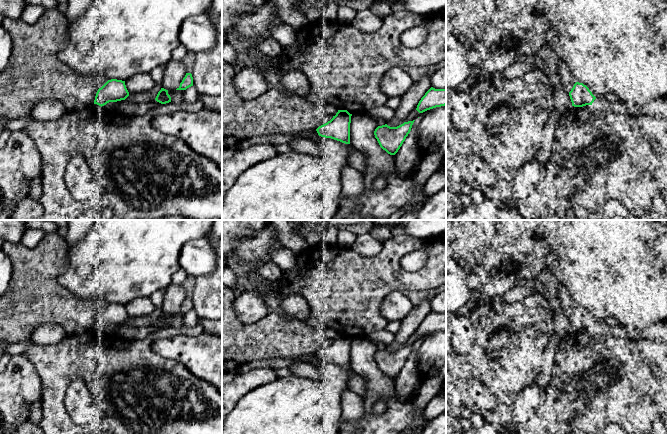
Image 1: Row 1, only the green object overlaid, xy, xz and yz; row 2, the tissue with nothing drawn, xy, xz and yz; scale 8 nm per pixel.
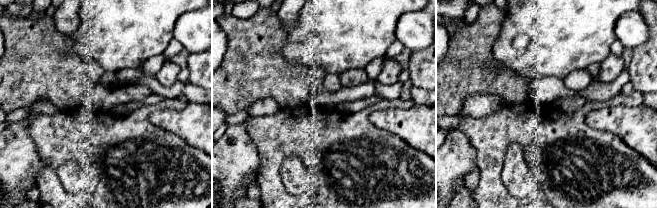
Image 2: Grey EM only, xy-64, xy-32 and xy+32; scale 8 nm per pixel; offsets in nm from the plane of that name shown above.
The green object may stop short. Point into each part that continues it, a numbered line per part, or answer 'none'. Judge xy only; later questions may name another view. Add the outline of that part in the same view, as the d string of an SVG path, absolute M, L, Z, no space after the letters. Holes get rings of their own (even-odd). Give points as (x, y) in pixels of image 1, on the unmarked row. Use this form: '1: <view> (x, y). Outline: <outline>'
none

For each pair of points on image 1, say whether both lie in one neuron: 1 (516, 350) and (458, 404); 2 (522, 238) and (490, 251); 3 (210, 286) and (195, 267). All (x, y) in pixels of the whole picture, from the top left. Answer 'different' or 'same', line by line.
1: same
2: same
3: different

